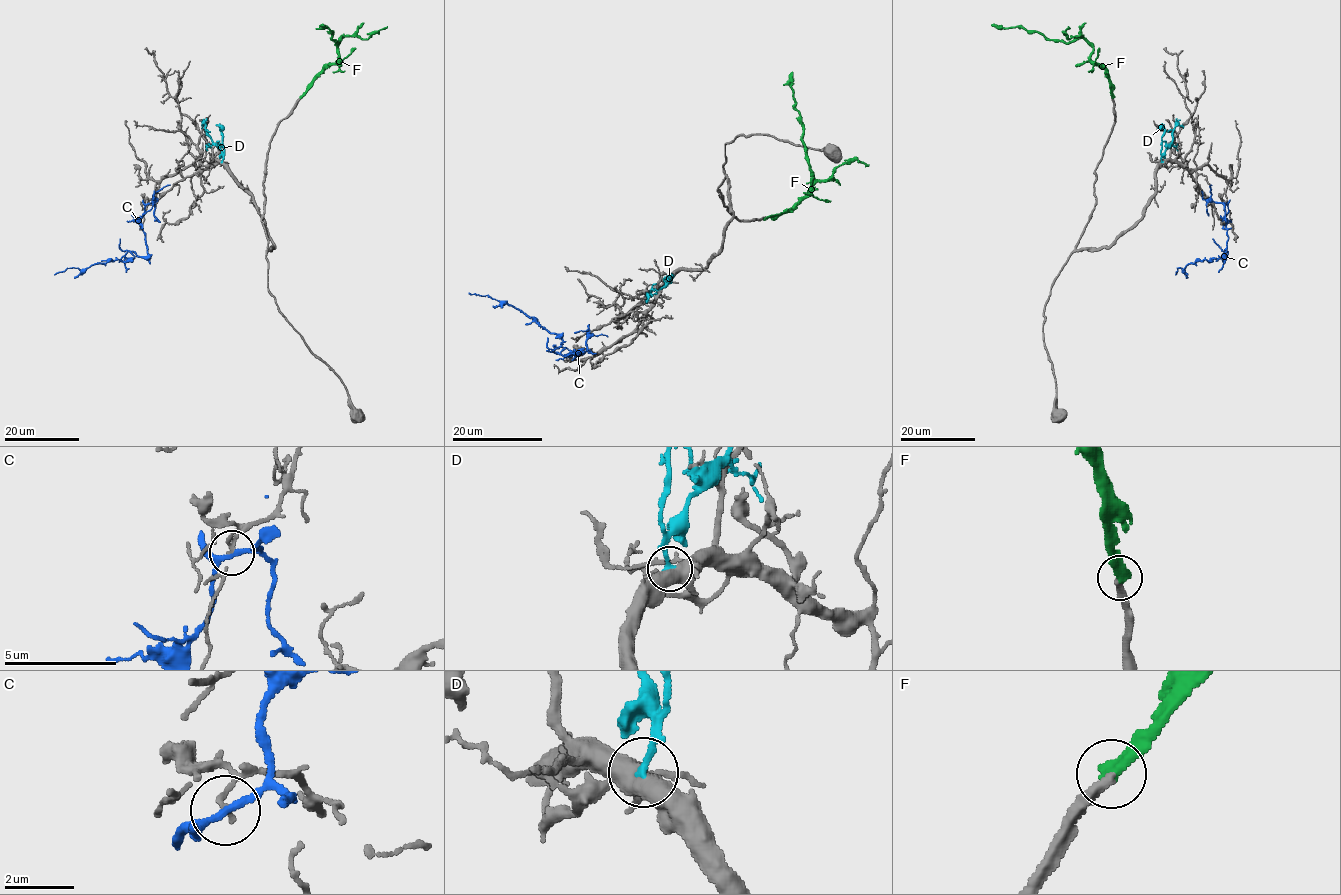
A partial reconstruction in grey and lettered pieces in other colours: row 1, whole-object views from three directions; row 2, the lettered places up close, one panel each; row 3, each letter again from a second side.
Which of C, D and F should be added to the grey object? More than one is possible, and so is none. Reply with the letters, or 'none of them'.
none of them

